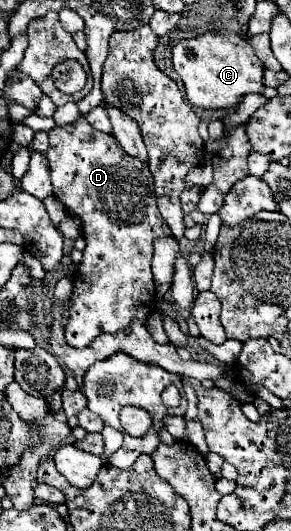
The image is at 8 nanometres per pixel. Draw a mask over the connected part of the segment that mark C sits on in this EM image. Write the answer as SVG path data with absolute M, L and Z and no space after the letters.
M203 33L195 39L183 39L173 47L173 69L185 85L191 105L201 109L223 109L239 103L243 95L263 91L263 65L253 53L249 41L239 33Z

